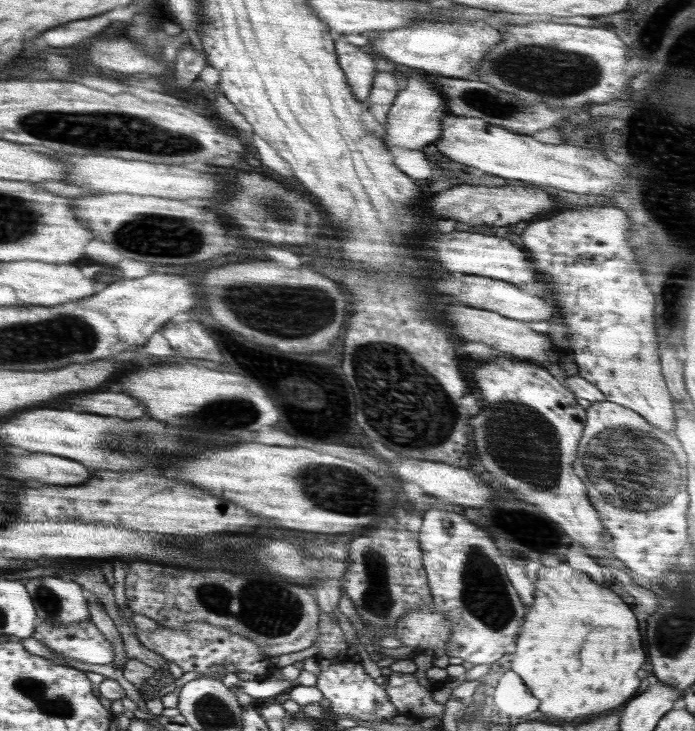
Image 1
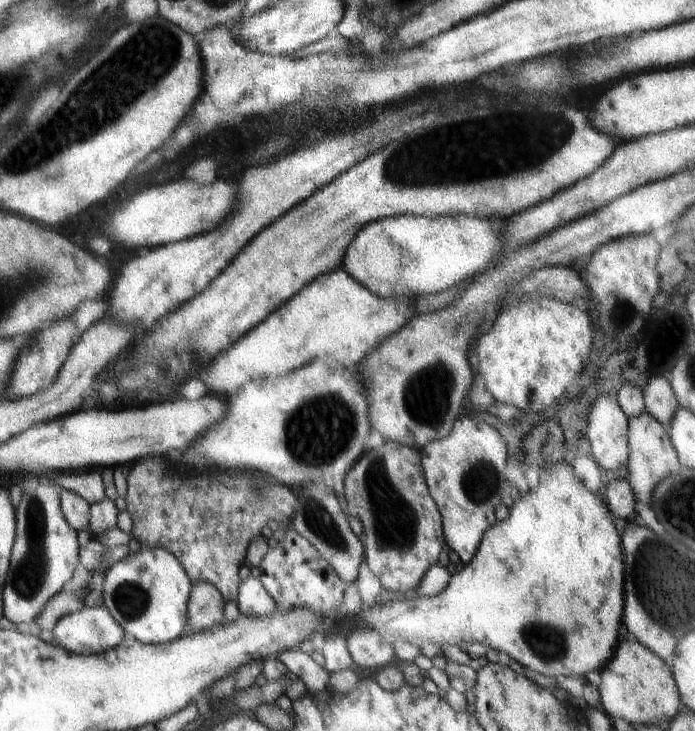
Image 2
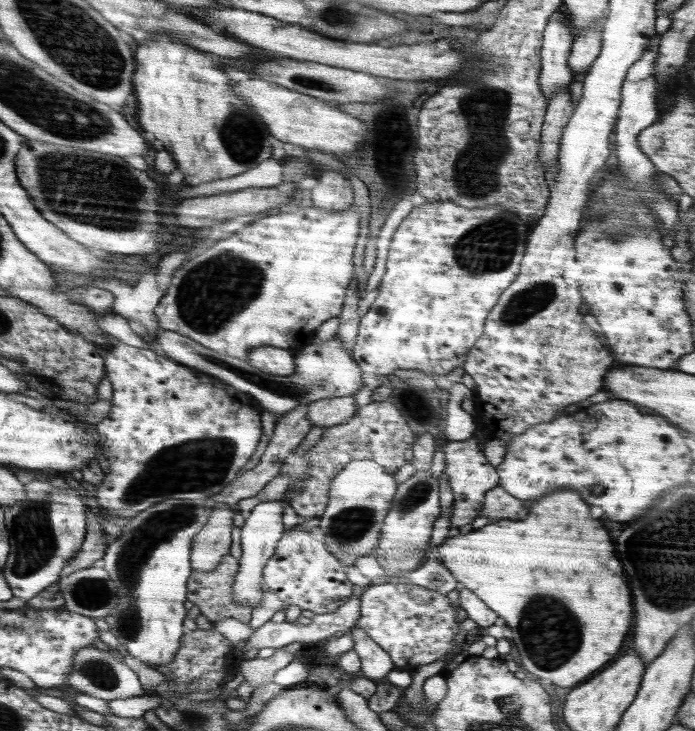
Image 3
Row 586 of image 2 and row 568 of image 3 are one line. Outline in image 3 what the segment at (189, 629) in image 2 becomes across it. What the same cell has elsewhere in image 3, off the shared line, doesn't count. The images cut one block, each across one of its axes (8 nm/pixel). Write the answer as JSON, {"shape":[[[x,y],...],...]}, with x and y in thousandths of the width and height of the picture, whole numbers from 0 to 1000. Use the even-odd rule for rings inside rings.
{"shape":[[[304,691],[304,705],[294,722],[279,733],[273,756],[278,780],[302,782],[329,756],[334,743],[334,706],[342,692]]]}

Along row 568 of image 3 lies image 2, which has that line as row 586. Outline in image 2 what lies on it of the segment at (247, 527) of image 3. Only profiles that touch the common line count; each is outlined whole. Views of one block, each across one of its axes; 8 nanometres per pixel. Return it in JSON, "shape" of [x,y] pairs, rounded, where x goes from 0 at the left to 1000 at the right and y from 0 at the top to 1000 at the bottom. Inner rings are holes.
{"shape":[[[363,788],[344,796],[342,813],[337,822],[347,843],[388,844],[397,839],[397,822],[386,813],[376,793]]]}

